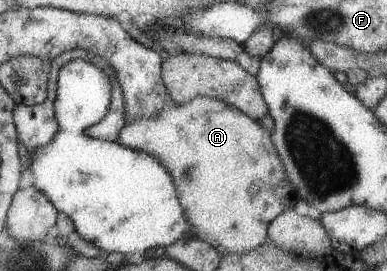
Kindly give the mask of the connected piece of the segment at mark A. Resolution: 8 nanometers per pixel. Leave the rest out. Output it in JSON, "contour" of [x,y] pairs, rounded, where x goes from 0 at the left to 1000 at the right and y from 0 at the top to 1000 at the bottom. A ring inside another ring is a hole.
{"contour":[[[509,354],[475,384],[426,395],[398,435],[359,435],[320,458],[300,524],[326,546],[359,554],[401,583],[447,653],[457,734],[473,764],[491,875],[537,897],[574,934],[625,937],[659,919],[690,886],[695,819],[770,738],[762,686],[747,668],[736,620],[698,517],[698,491],[669,446],[638,432],[581,376]],[[674,668],[677,686],[643,727],[643,683]]]}

